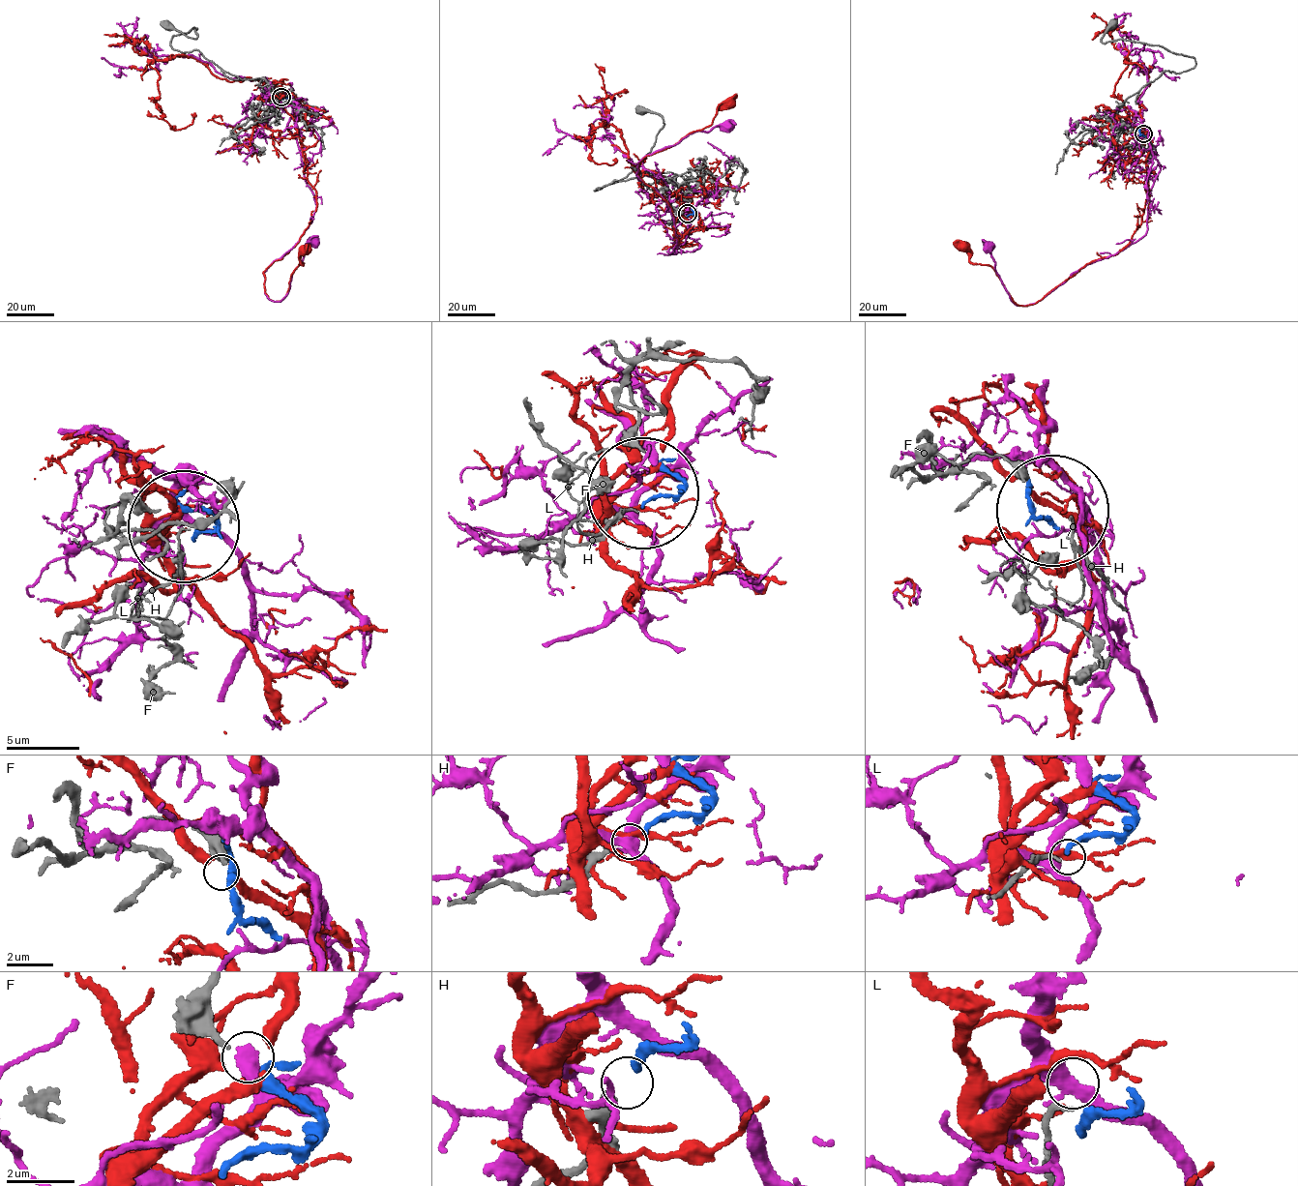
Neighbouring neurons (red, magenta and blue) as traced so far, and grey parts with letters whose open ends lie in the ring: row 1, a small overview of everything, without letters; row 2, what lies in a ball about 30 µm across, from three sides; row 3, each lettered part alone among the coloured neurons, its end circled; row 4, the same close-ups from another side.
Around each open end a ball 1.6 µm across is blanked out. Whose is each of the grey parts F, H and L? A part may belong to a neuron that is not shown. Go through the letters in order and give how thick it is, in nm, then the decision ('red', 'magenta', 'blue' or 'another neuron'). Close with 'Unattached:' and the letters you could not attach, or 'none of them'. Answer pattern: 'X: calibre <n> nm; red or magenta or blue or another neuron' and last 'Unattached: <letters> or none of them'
F: calibre 200 nm; another neuron
H: calibre 280 nm; blue
L: calibre 120 nm; another neuron
Unattached: F, L

